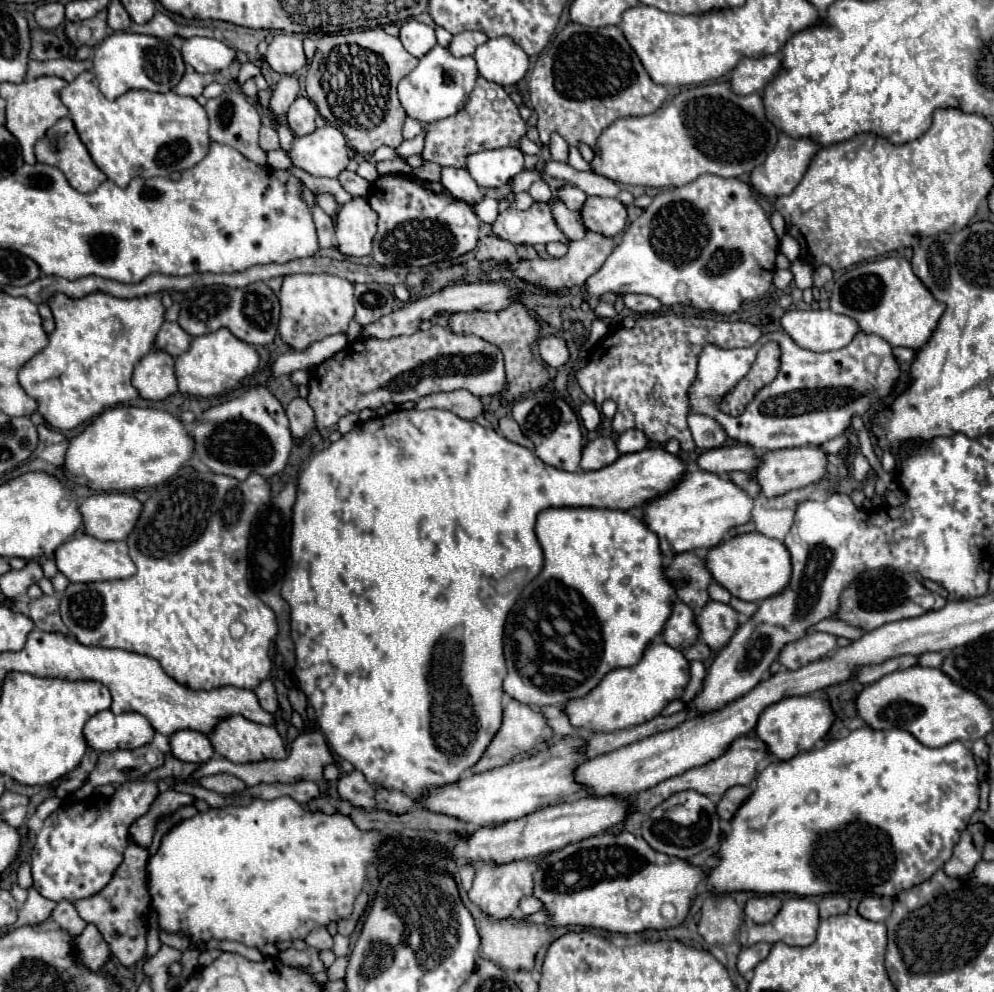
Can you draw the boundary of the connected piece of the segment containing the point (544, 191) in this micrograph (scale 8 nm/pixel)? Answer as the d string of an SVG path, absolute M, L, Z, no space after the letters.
M536 180L532 186L530 186L530 196L536 200L536 202L548 202L550 200L550 188L548 188L548 184L546 184L546 180Z

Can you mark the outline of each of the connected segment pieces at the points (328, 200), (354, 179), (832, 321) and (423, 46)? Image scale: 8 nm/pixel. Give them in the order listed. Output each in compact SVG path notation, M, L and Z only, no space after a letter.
M318 194L318 196L316 196L316 202L318 202L318 206L320 206L320 208L322 208L326 214L336 216L338 202L336 202L336 198L334 198L332 194Z
M344 170L340 176L338 176L338 180L340 180L340 184L344 186L344 190L348 192L348 194L352 194L354 198L358 198L358 196L366 196L368 194L368 186L370 186L370 182L368 180L364 180L364 178L360 178L356 172L348 172L348 170Z
M830 309L790 310L782 316L780 322L782 322L782 328L792 336L792 340L798 346L812 352L828 352L828 350L844 348L860 332L858 322L854 322L854 318L844 316L844 314L834 314Z
M410 18L400 28L400 42L412 56L422 58L428 50L432 50L436 46L436 34L434 34L432 26L426 26L426 24Z

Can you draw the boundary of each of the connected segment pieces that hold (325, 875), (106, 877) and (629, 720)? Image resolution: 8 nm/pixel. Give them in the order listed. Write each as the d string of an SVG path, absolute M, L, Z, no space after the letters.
M282 796L276 800L254 800L250 806L228 806L228 808L210 808L208 812L200 812L194 818L188 818L180 822L176 828L172 828L164 840L160 850L148 860L148 892L152 896L152 906L160 916L160 928L166 932L182 932L190 936L194 942L208 942L212 938L216 940L236 940L246 946L262 948L266 942L276 940L302 940L312 928L326 926L328 922L338 922L340 918L348 918L352 912L354 898L362 890L366 882L366 862L378 864L378 848L382 844L384 836L380 832L362 832L354 826L354 822L348 816L332 814L326 816L322 812L310 812L302 808L296 800Z
M130 782L118 788L102 806L94 808L84 802L72 802L50 814L32 850L34 888L54 902L90 898L90 894L102 890L122 864L122 854L130 842L128 826L150 810L156 796L156 782Z
M652 642L644 658L630 668L616 668L608 672L602 682L584 698L576 698L568 702L566 716L570 718L574 728L592 730L592 732L614 732L630 726L644 724L656 718L662 708L666 708L672 700L678 700L684 694L684 688L690 680L690 664L684 654L666 642Z

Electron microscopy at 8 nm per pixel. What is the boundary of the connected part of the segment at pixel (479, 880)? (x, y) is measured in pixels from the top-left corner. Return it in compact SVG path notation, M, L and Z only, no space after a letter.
M516 860L508 864L496 864L496 862L484 862L476 870L476 882L472 884L468 896L474 904L478 904L488 916L492 918L508 918L514 912L518 912L518 902L524 896L532 896L534 888L534 870L538 870L536 860Z

